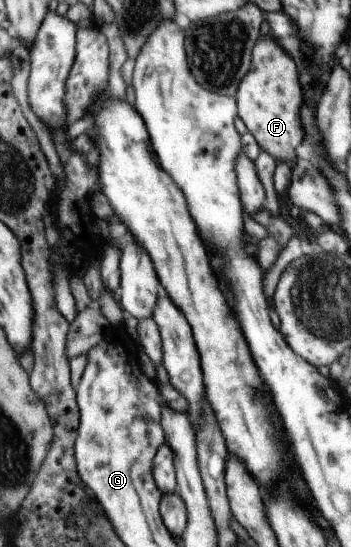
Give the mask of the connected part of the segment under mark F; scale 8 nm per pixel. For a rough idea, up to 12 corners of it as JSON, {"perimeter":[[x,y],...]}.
{"perimeter":[[265,32],[234,95],[260,149],[294,159],[298,65]]}

